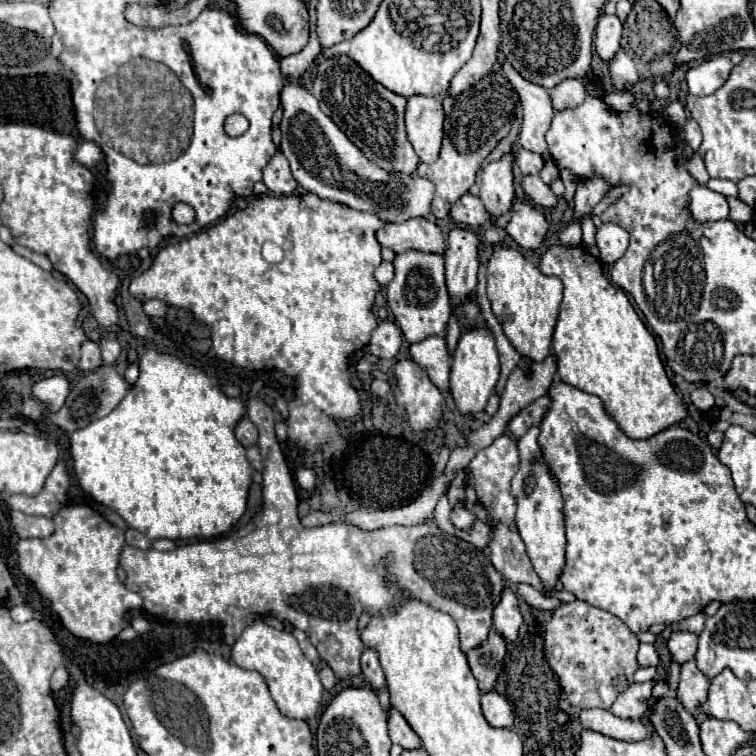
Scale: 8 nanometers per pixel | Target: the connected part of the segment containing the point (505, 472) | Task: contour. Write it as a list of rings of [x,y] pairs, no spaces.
[[[509,435],[497,437],[487,449],[477,451],[477,455],[467,465],[467,503],[465,507],[475,513],[477,521],[485,521],[487,525],[495,527],[499,521],[507,521],[515,525],[515,499],[509,493],[511,477],[517,471],[519,455],[517,455],[517,441]]]

